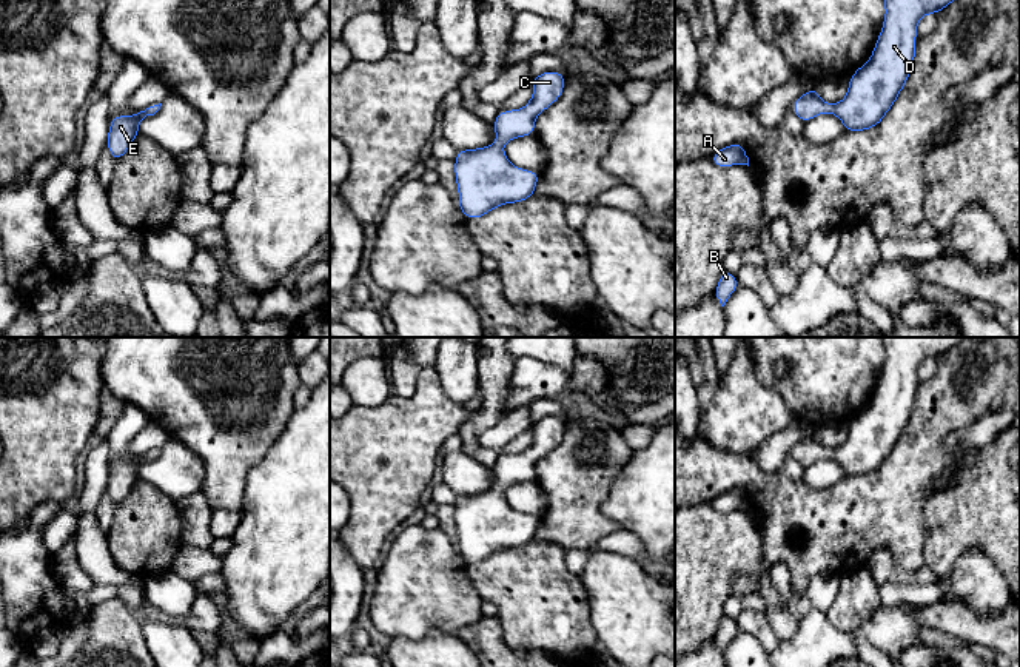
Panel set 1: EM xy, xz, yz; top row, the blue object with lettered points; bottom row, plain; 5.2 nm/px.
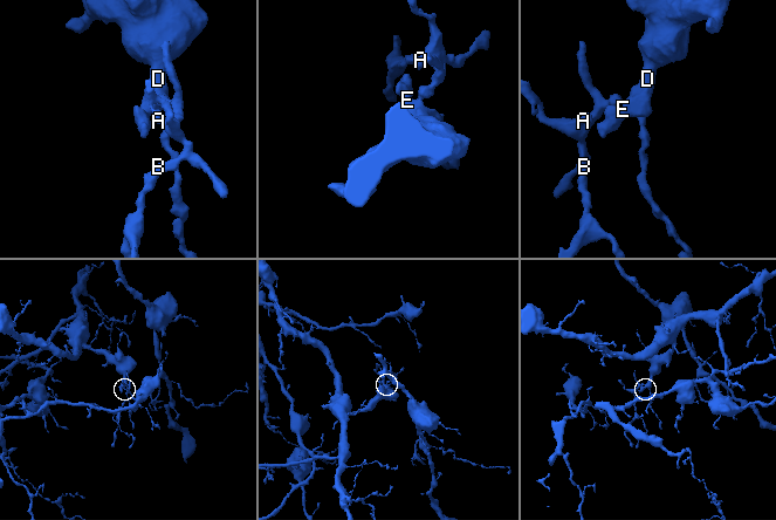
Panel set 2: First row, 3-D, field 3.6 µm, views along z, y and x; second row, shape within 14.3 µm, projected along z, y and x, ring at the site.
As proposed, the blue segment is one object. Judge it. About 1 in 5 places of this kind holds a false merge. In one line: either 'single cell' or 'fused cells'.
single cell

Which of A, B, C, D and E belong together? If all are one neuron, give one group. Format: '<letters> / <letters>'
A B C D E

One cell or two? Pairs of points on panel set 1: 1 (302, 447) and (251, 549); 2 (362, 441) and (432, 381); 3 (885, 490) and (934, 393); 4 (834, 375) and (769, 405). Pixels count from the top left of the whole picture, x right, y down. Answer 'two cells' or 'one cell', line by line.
1: one cell
2: one cell
3: one cell
4: two cells

